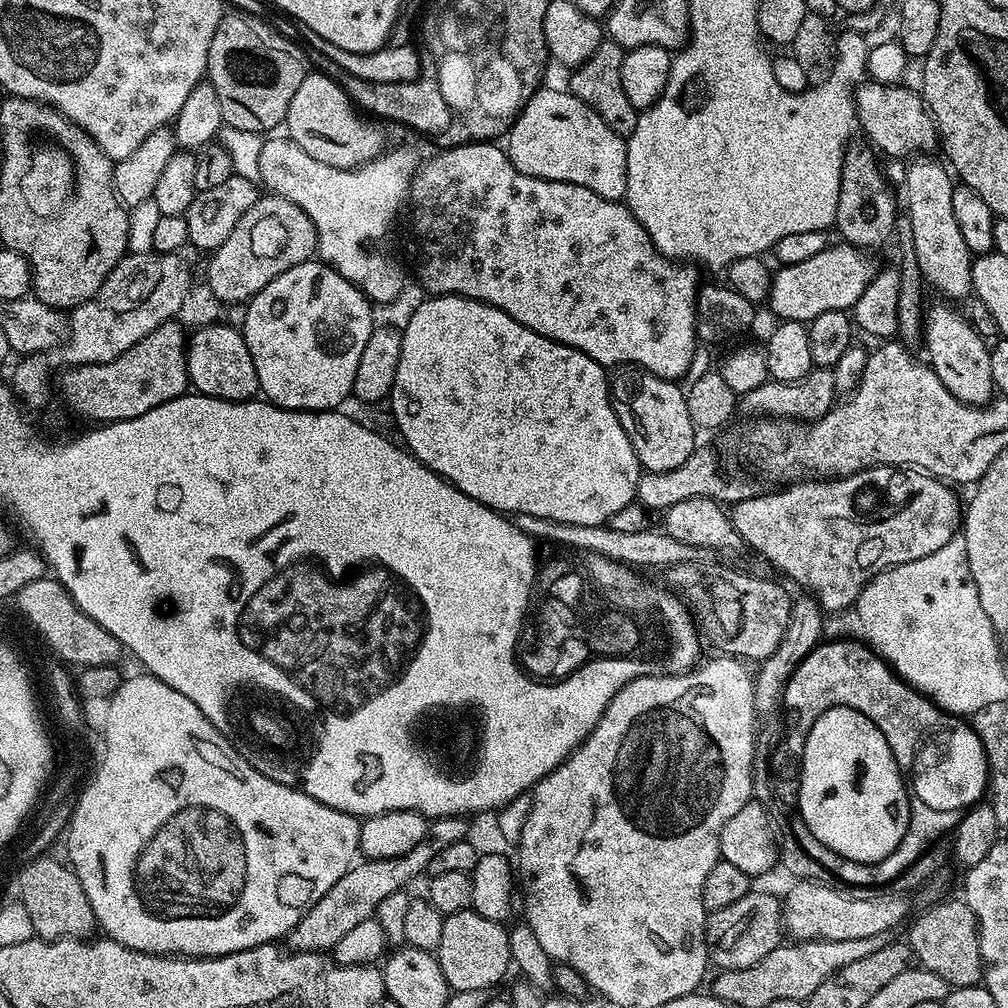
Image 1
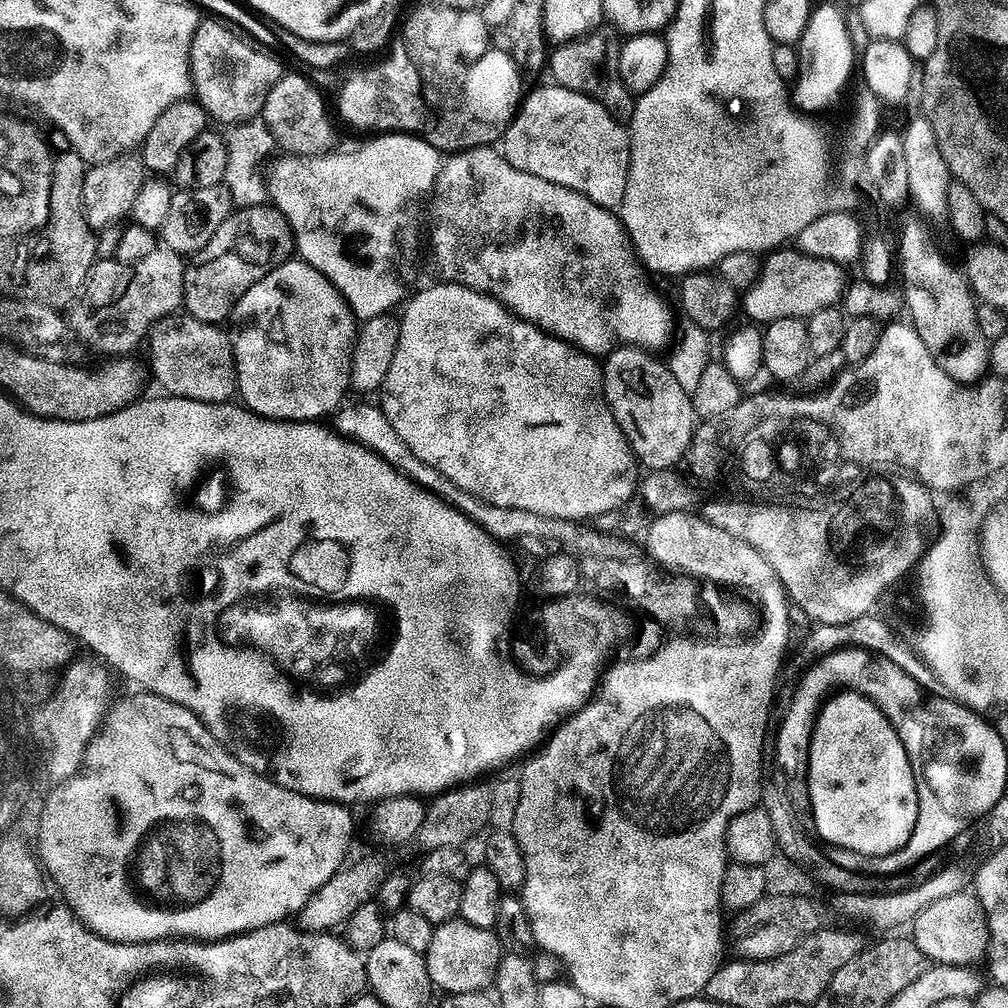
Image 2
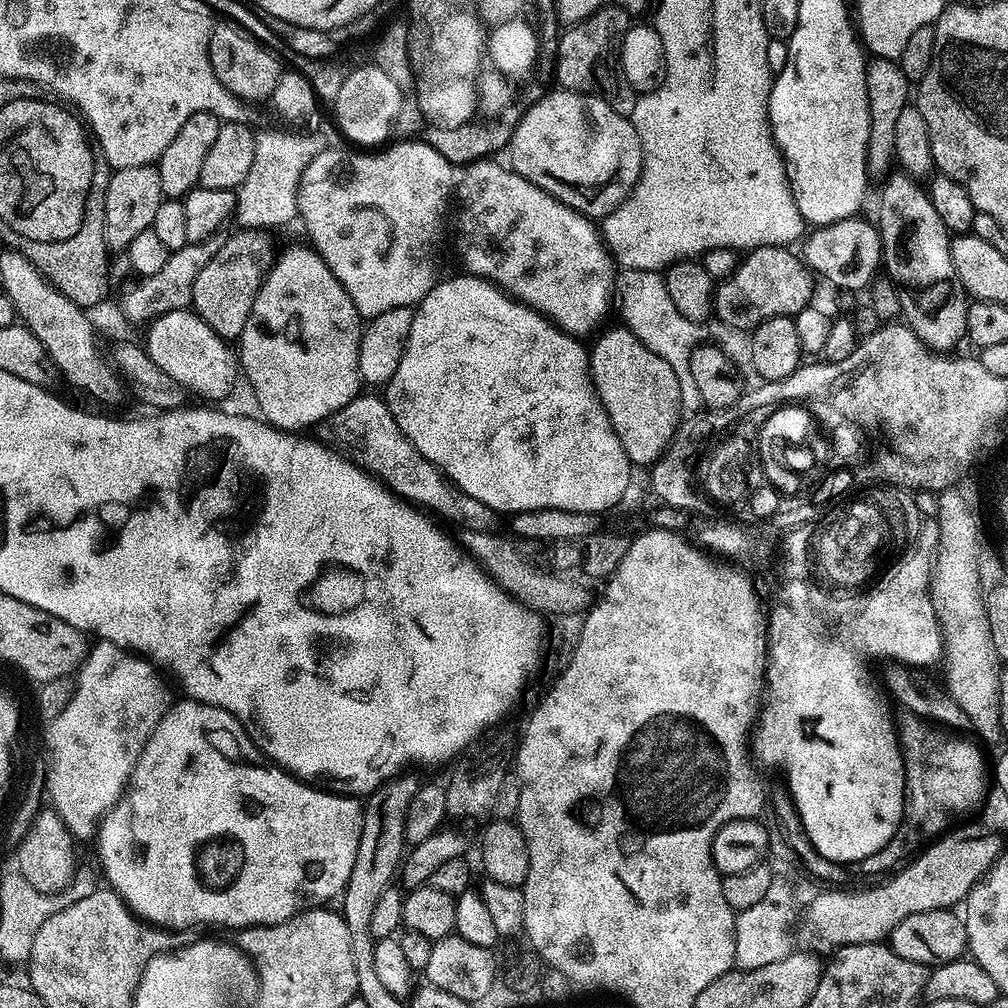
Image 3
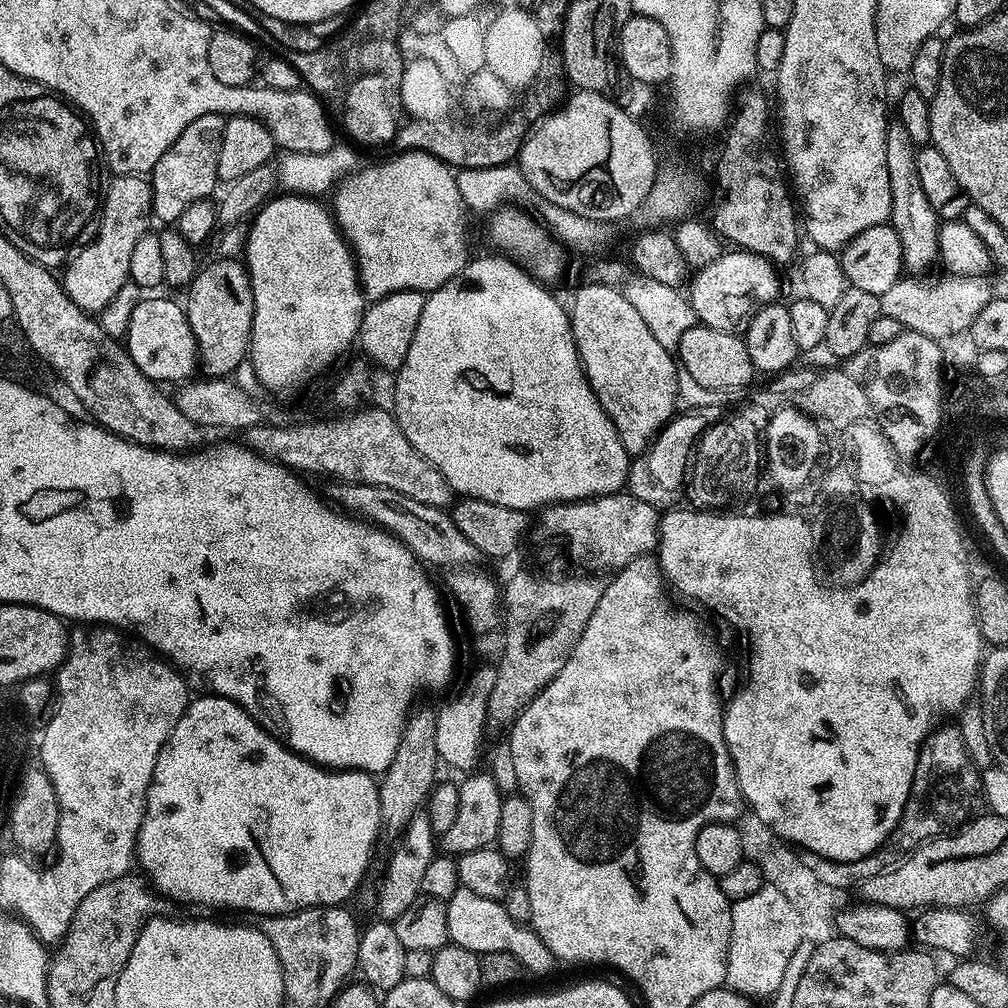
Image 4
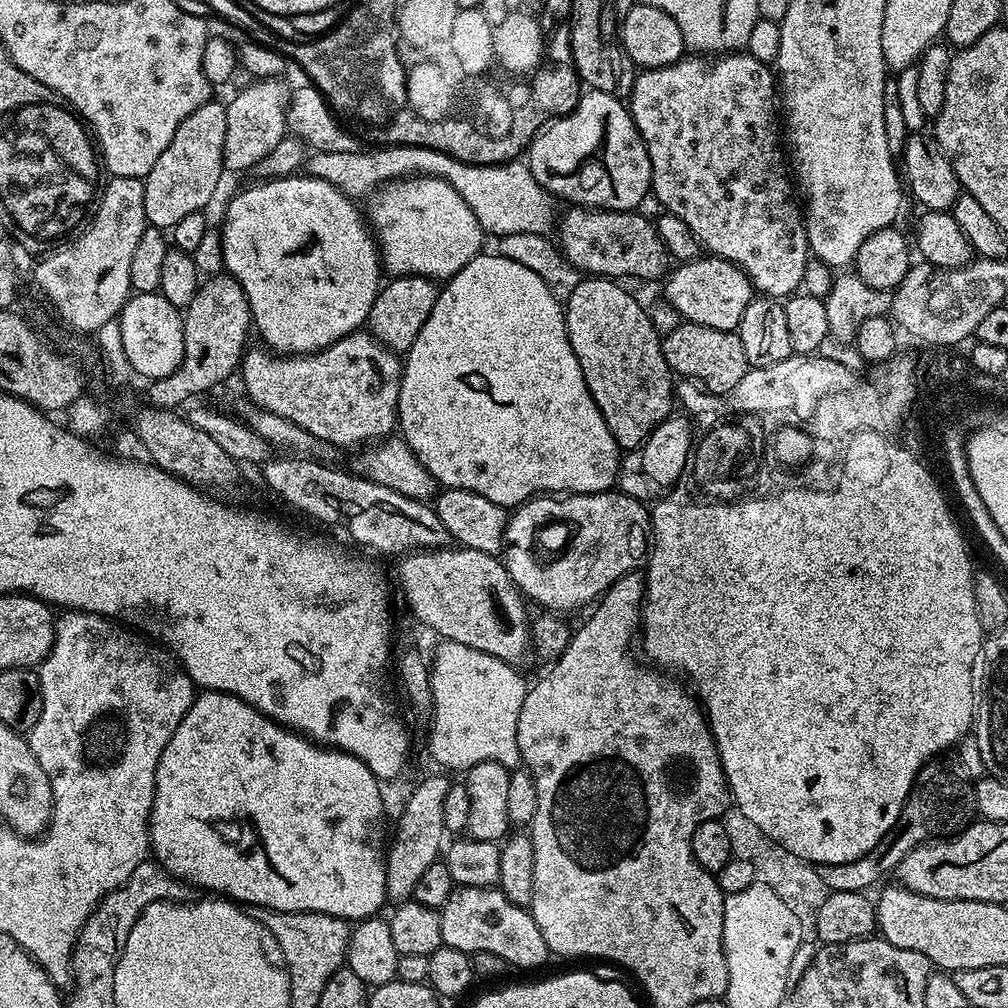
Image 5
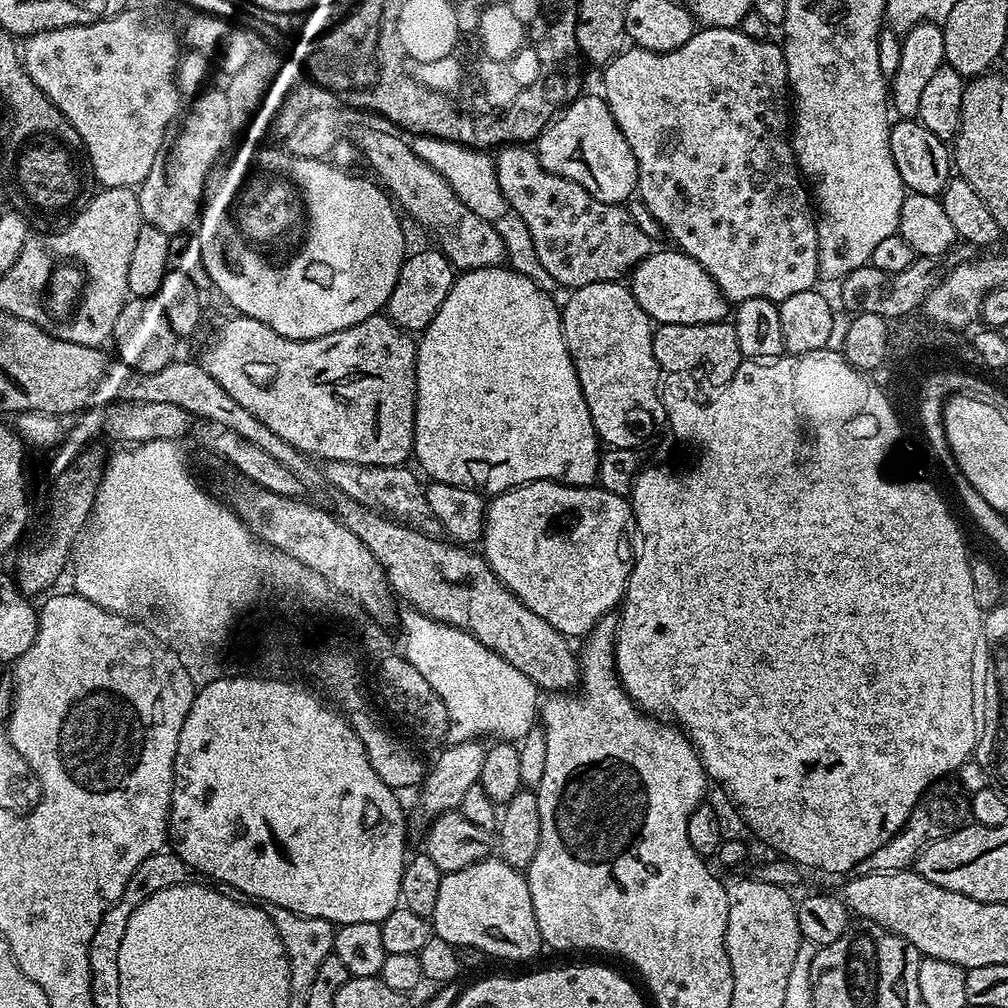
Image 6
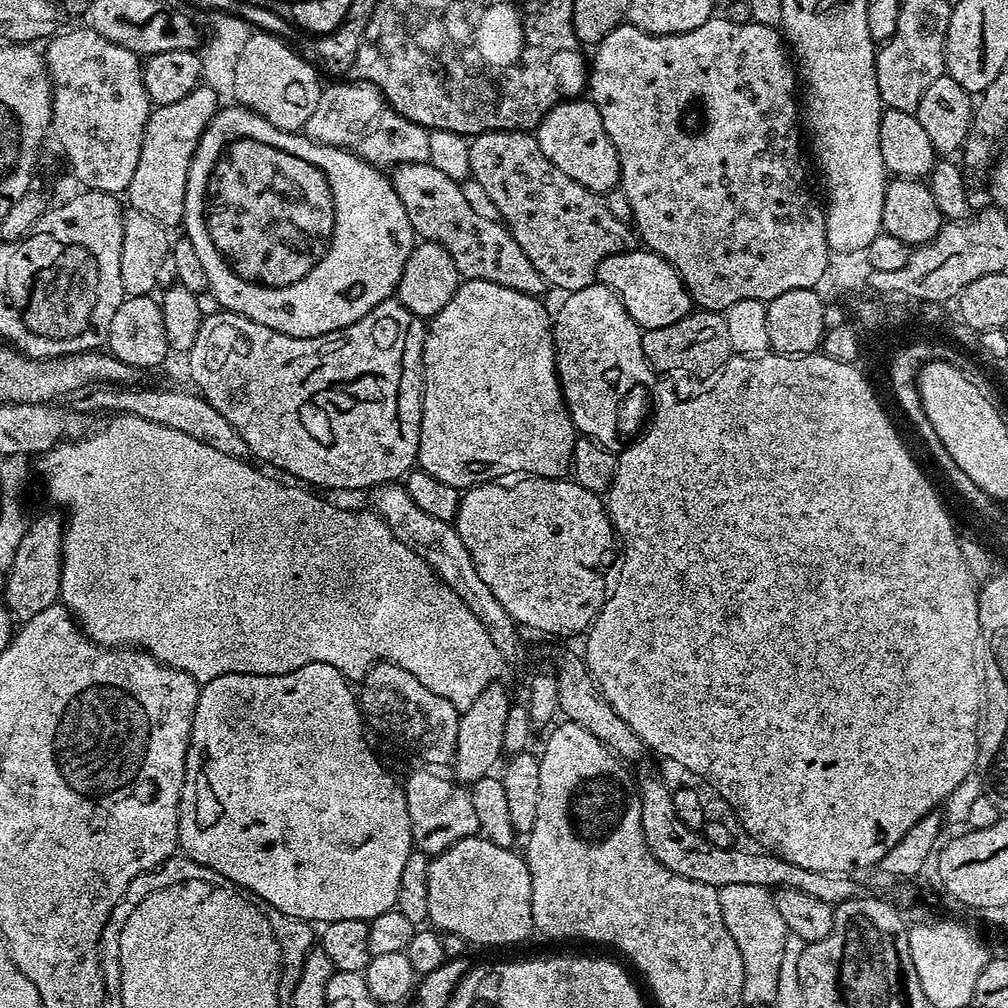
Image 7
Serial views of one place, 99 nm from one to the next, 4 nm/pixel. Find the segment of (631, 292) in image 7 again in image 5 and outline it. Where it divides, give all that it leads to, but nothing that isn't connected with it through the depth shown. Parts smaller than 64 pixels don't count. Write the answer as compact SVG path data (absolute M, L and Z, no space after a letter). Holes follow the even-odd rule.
M711 254L673 267L663 284L663 299L680 318L689 324L710 326L714 330L737 331L742 322L742 314L746 314L746 306L750 306L754 298L752 279L737 264L719 260Z

